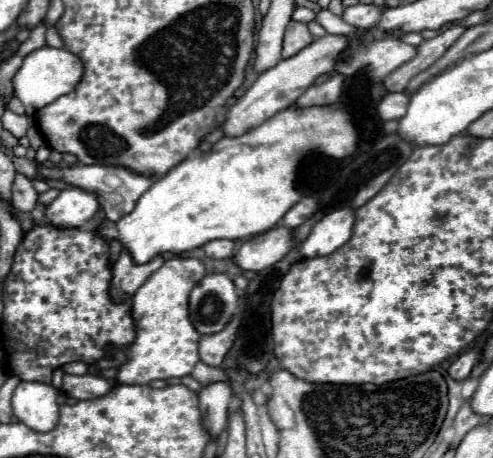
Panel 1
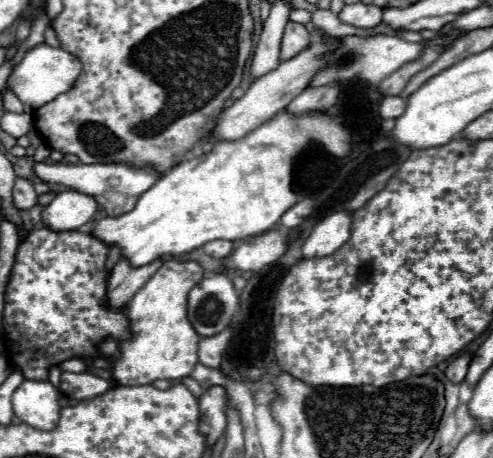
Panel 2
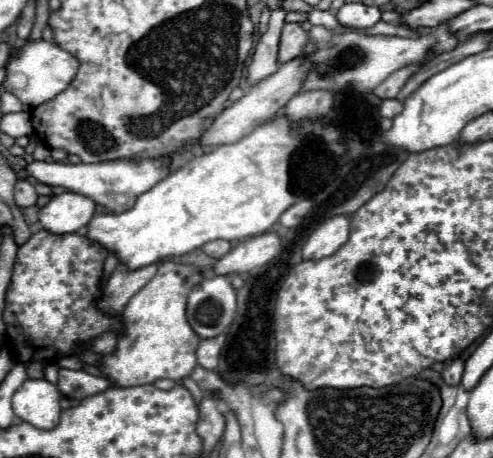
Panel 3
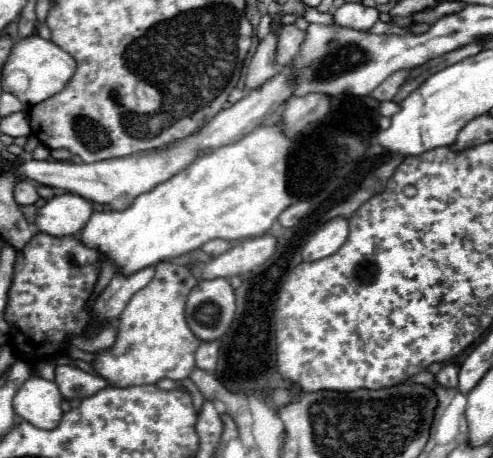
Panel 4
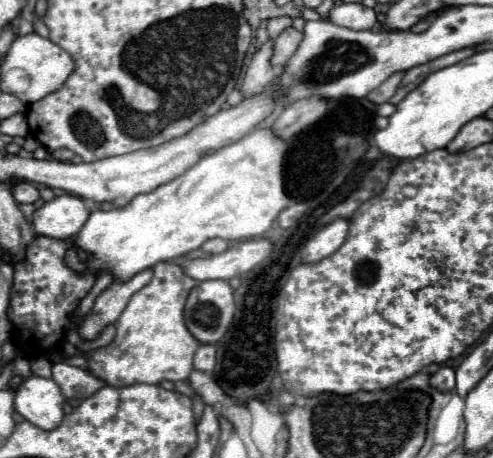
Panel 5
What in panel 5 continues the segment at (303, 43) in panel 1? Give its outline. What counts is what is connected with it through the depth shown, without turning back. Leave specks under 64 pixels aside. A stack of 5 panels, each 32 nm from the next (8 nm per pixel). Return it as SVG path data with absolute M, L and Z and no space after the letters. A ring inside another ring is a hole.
M292 26L286 28L286 30L274 40L274 50L272 50L270 64L272 64L274 68L280 68L280 66L296 52L300 40L302 40L302 32L294 30Z

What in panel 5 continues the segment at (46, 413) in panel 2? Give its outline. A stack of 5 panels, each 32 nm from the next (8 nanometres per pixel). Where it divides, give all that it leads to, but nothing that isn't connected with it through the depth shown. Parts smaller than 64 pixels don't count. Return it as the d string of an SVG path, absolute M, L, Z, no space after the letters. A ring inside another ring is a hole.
M30 376L18 388L14 408L34 426L54 430L64 418L64 396L54 380Z

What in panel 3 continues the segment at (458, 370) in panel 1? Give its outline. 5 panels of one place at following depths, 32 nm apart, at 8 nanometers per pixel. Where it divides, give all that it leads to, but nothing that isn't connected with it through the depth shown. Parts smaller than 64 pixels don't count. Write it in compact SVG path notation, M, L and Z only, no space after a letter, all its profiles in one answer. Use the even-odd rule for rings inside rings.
M454 360L454 362L450 362L450 364L440 372L440 376L442 376L442 380L444 380L446 384L458 386L458 384L460 384L462 370L464 370L464 360Z

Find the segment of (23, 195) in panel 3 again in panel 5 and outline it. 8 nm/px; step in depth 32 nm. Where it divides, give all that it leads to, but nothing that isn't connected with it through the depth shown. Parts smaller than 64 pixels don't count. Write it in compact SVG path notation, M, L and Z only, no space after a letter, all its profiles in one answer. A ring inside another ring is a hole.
M16 182L14 184L14 198L20 204L32 204L40 198L40 194L32 182Z

